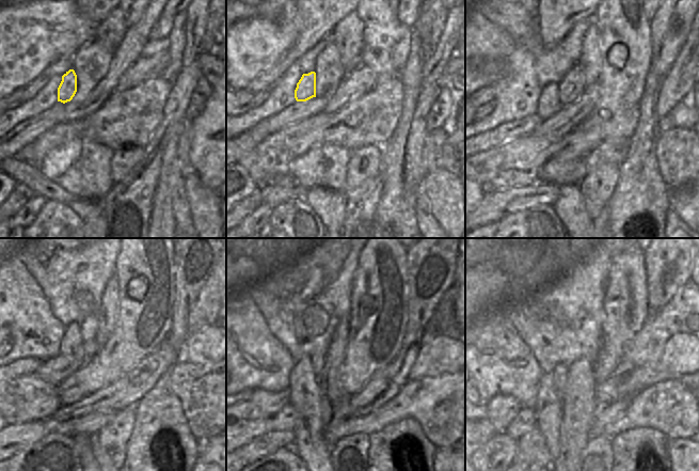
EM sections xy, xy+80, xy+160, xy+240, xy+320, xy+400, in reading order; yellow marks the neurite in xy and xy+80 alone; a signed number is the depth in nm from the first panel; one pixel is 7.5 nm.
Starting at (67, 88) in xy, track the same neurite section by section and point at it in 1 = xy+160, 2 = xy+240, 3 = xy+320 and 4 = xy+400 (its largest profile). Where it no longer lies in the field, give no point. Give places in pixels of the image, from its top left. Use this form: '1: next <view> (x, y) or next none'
1: next xy+160 (549, 103)
2: next xy+240 (72, 341)
3: next xy+320 (312, 448)
4: next xy+400 (547, 406)

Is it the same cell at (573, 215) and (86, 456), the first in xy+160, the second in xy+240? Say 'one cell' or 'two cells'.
two cells

